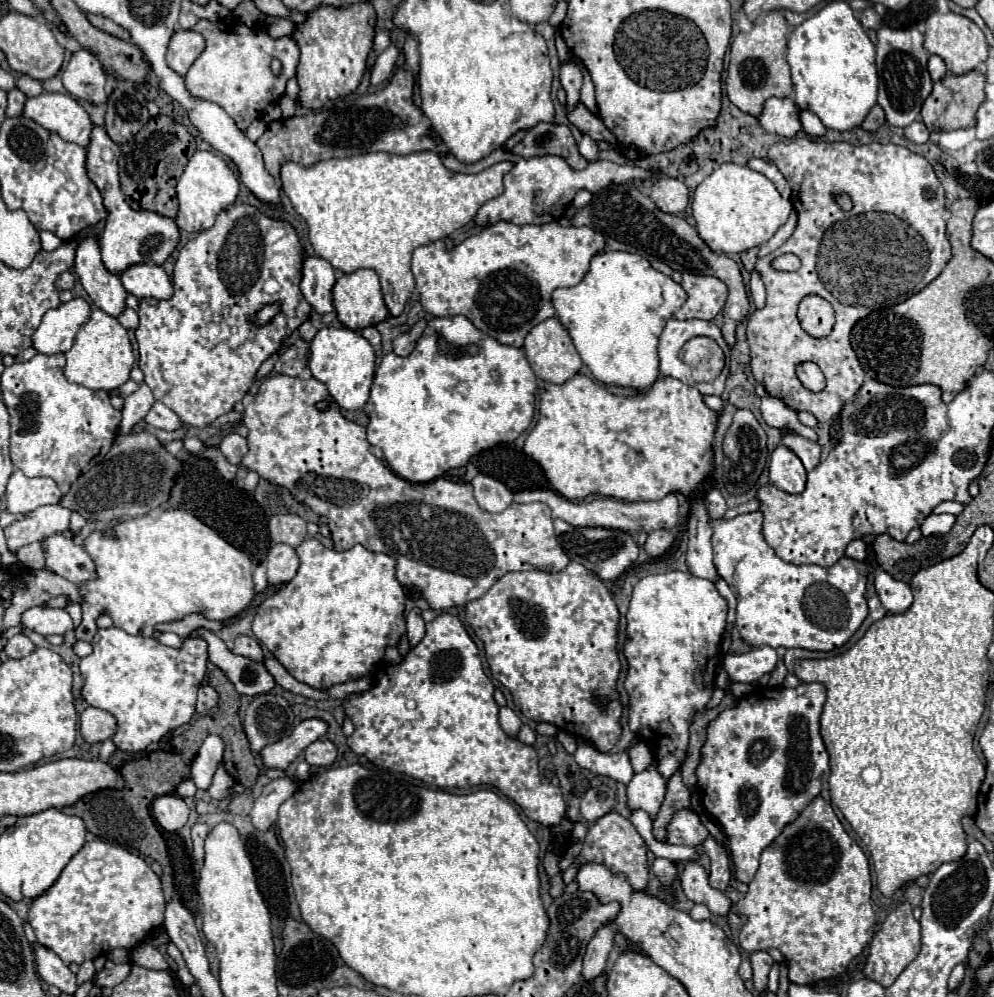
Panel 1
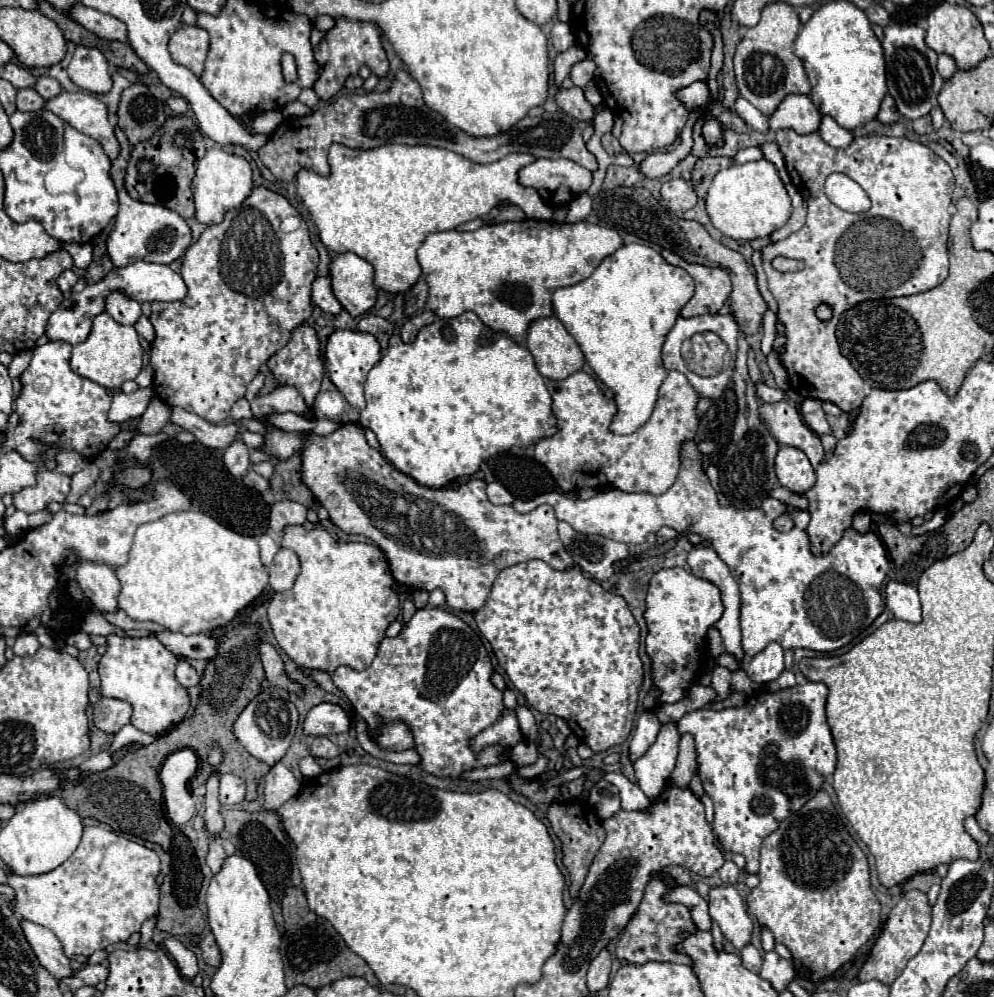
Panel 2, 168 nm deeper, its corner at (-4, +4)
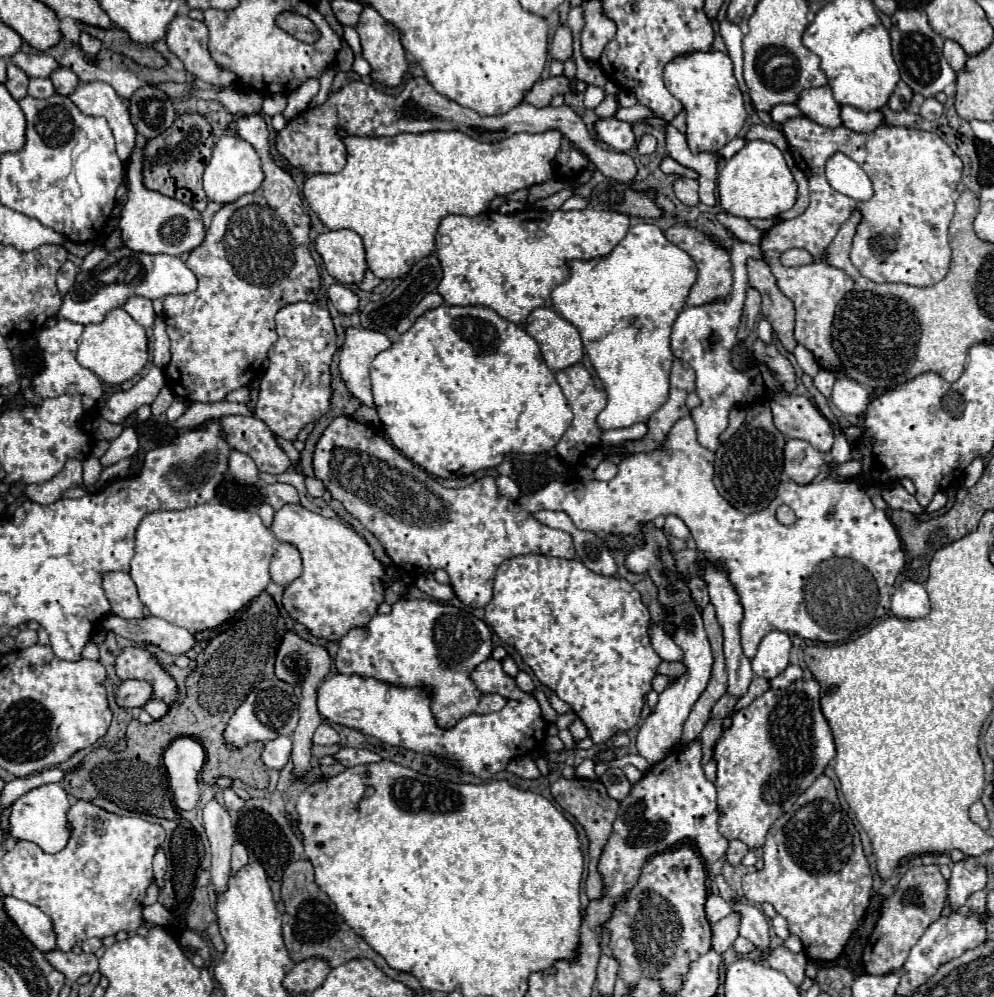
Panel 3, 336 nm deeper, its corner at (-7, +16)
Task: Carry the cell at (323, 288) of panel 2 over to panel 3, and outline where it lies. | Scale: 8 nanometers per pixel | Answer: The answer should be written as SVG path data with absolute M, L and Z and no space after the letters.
M338 282L330 286L328 298L340 314L354 314L360 304L360 298L354 292L350 292L344 284L338 284Z

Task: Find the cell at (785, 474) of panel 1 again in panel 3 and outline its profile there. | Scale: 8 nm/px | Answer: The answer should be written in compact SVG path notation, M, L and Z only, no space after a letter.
M788 440L784 448L784 472L796 484L810 484L822 470L824 458L806 440Z

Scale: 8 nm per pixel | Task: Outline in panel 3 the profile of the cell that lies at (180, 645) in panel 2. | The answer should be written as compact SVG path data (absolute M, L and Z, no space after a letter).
M110 614L102 620L102 626L132 642L144 646L152 644L170 654L186 654L196 644L194 636L186 628L174 626L156 616L148 616L144 620L124 620L116 614Z

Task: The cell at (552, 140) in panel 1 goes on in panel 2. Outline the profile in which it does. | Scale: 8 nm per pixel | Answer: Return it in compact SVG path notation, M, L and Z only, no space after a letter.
M397 70L389 90L367 92L367 94L343 94L335 104L321 106L309 116L285 118L279 128L269 136L267 144L261 148L261 162L279 180L291 182L301 168L313 170L319 176L329 174L327 152L331 144L345 144L351 148L377 148L383 144L427 144L453 150L477 164L497 162L511 152L527 152L535 158L569 158L587 170L595 172L595 156L585 148L577 120L567 112L543 112L535 118L519 120L511 130L497 134L493 138L471 138L459 128L453 128L443 120L443 116L431 110L421 94L417 80L407 70Z

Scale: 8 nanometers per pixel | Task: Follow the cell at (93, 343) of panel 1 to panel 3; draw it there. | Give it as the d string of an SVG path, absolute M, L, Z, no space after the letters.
M114 308L112 312L108 312L104 322L88 324L84 328L84 334L78 340L76 358L80 366L92 370L102 382L120 386L126 380L132 380L136 374L140 374L148 362L146 330L124 308Z

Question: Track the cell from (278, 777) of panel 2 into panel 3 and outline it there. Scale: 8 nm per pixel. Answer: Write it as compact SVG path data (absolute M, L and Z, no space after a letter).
M278 736L264 744L262 762L272 770L282 770L286 766L286 762L290 760L290 752L292 752L290 736Z

